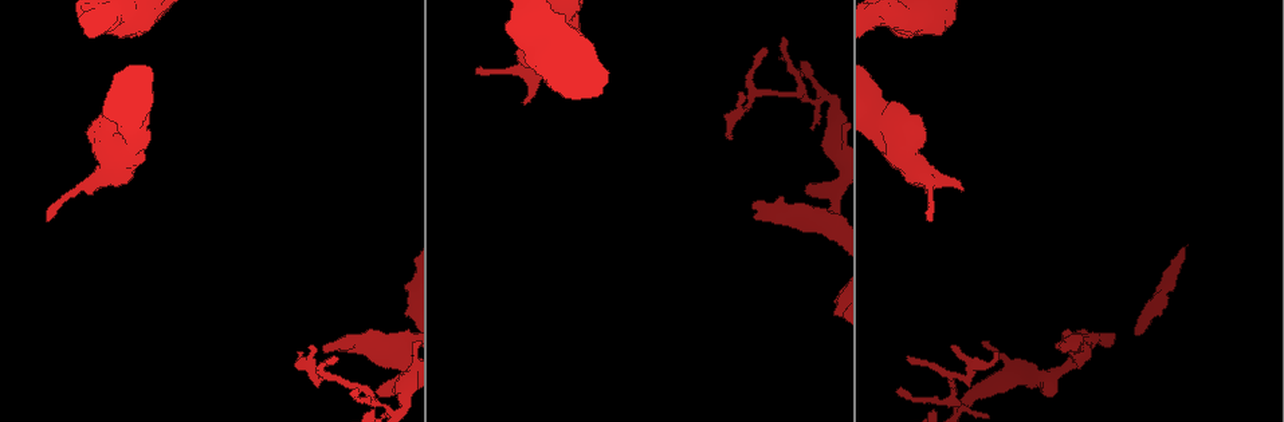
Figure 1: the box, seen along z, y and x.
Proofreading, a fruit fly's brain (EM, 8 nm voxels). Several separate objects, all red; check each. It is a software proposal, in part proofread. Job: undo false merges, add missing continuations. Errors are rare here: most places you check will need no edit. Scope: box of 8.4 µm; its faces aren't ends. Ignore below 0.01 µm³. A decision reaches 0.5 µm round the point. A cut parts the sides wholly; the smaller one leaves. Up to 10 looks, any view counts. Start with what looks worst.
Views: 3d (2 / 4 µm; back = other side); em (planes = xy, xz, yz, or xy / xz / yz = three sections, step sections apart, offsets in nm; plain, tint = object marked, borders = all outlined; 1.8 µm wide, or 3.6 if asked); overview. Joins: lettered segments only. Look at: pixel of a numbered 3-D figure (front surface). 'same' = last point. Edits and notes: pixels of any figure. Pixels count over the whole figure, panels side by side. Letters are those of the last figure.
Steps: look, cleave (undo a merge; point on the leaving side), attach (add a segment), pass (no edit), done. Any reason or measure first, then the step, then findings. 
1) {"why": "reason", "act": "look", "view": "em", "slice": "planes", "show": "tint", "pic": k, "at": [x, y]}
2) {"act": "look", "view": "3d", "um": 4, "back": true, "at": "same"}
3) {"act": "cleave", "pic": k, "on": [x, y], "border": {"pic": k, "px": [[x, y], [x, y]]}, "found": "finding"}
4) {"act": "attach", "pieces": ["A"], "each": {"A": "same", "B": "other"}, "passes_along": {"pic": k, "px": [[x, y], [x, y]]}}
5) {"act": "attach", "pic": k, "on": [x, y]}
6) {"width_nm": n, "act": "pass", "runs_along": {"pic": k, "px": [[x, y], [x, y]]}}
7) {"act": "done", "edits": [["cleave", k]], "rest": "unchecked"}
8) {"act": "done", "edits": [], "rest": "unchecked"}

{"why": "branch stops here", "act": "look", "view": "em", "slice": "xz", "step": 8, "show": "borders", "pic": 1, "at": [995, 351]}

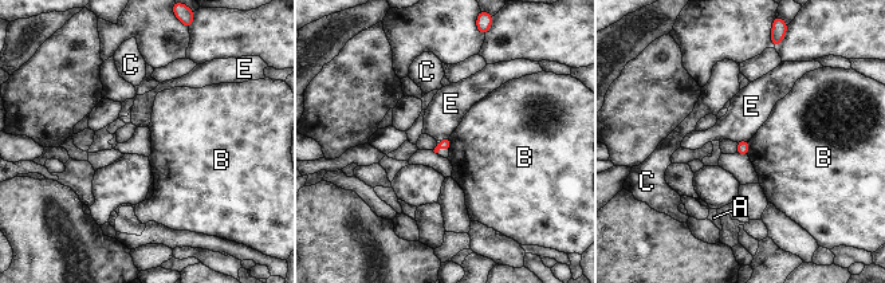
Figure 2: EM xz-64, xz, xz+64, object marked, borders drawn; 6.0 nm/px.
{"why": "cut it another way", "act": "look", "view": "em", "slice": "planes", "show": "borders", "at": "same"}

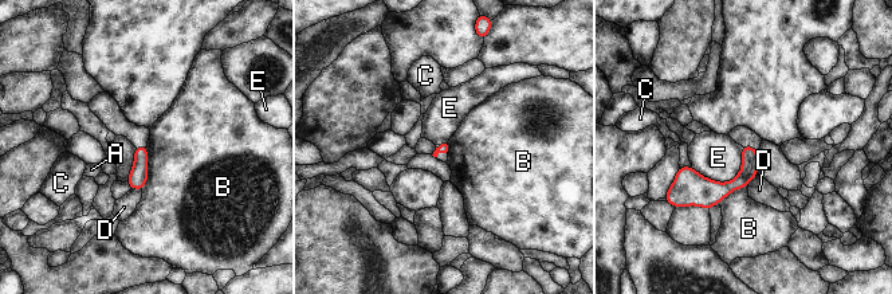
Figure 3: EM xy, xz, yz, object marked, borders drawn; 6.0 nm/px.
{"act": "pass", "each": {"A": "other", "B": "other", "C": "other", "D": "other", "E": "other"}, "runs_along": {"pic": 3, "px": [[754, 153], [730, 187], [676, 188]]}, "found": "no lettered segment goes on from it"}

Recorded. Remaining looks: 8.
{"why": "free end", "act": "look", "view": "em", "um": 3.6, "slice": "yz", "step": 4, "show": "borders", "pic": 1, "at": [476, 68]}

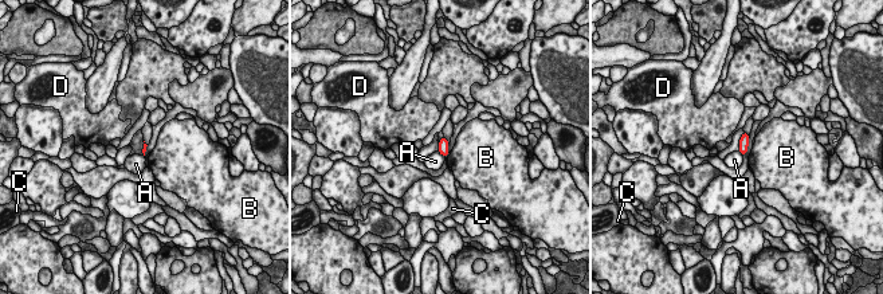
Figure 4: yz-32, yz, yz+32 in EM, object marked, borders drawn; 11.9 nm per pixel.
{"act": "pass", "each": {"A": "other", "B": "other", "C": "other", "D": "other"}, "border": {"pic": 4, "px": [[438, 152], [444, 157]]}, "found": "none of them fits"}

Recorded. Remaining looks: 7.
{"why": "branch stops here", "act": "look", "view": "3d", "um": 4, "back": true, "pic": 1, "at": [804, 191]}

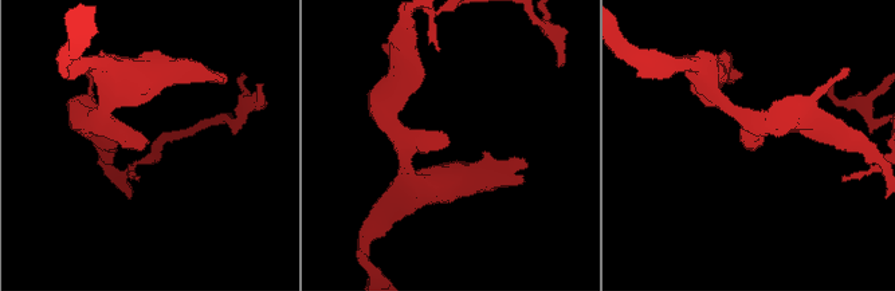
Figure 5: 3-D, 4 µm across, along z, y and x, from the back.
{"act": "look", "view": "em", "slice": "xz", "step": 4, "show": "borders", "pic": 5, "at": [750, 142]}

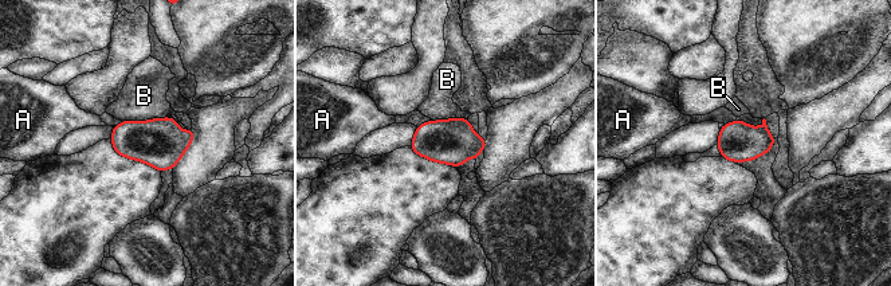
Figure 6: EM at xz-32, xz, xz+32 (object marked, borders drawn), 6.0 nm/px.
{"act": "pass", "each": {"A": "other", "B": "other"}, "border": {"pic": 6, "px": [[172, 114], [122, 122]]}, "found": "none of them fits"}

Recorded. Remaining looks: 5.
{"act": "look", "view": "3d", "um": 4, "pic": 1, "at": [355, 391]}

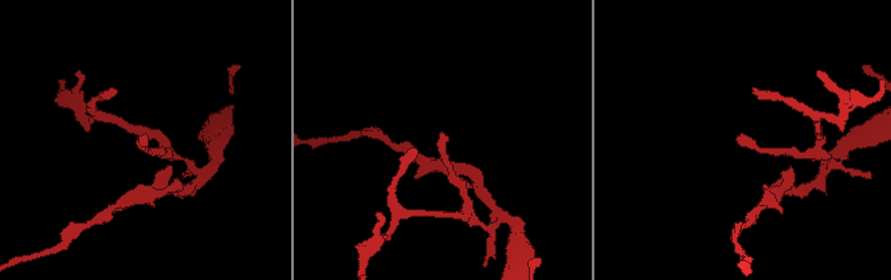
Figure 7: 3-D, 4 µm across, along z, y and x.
{"act": "look", "view": "em", "slice": "planes", "show": "borders", "pic": 7, "at": [441, 135]}

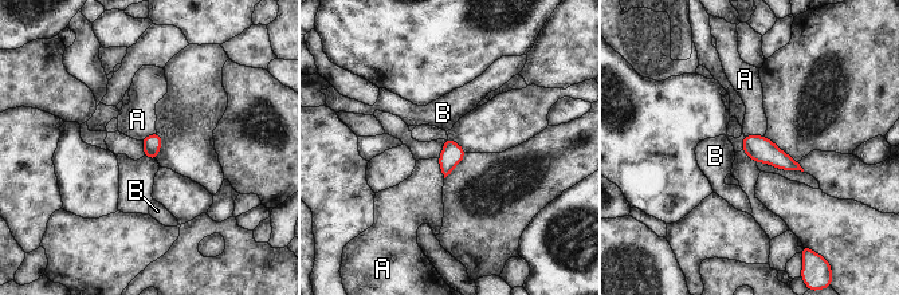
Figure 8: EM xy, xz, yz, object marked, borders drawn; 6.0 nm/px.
{"act": "pass", "each": {"A": "other", "B": "other"}, "border": {"pic": 8, "px": [[438, 158], [444, 177]]}, "found": "no lettered segment goes on from it"}

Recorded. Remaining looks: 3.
{"act": "done", "edits": [], "rest": "unchecked"}

